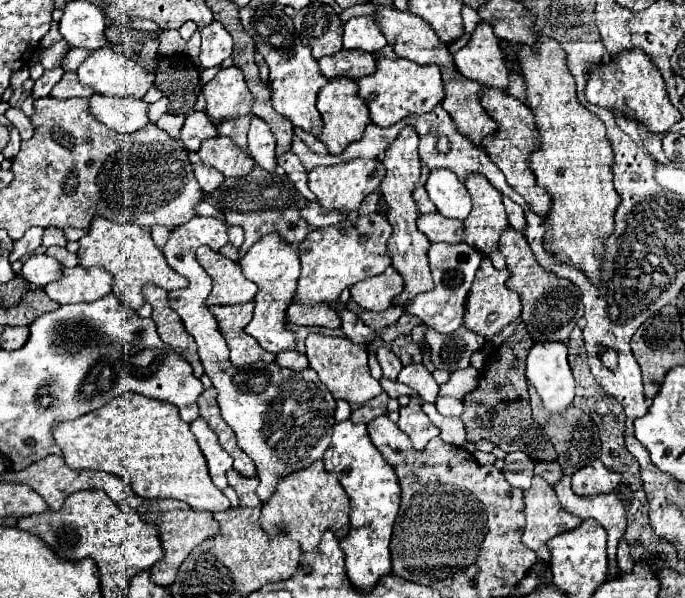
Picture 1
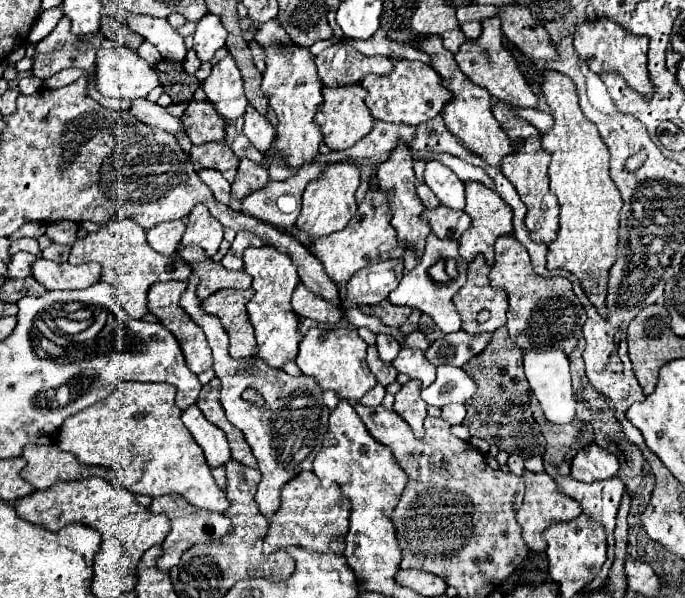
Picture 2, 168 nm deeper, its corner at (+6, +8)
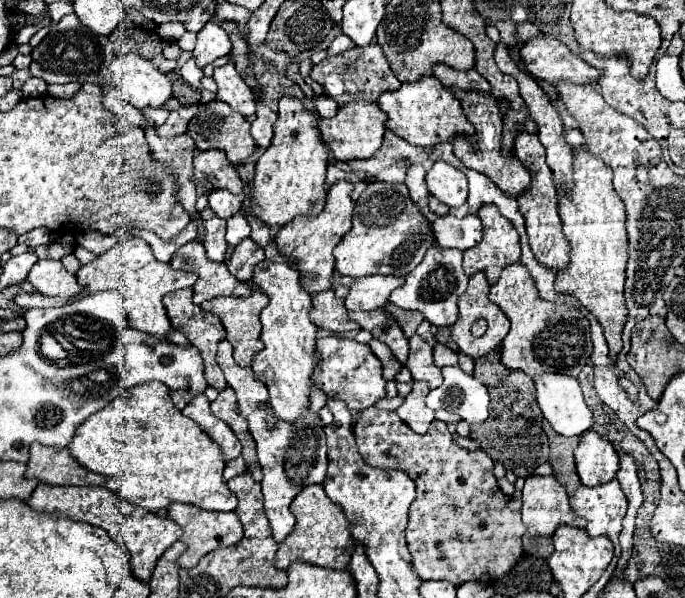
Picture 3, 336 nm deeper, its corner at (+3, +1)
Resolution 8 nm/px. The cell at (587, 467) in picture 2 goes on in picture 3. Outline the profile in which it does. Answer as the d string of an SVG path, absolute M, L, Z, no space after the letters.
M586 431L580 445L574 451L576 469L582 485L596 487L614 479L620 469L620 457L616 449L594 431Z

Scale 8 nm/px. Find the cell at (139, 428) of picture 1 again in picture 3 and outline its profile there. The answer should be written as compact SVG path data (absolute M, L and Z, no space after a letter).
M144 383L144 387L124 389L112 403L108 403L104 409L90 415L76 429L66 449L88 471L94 471L106 477L118 477L124 483L126 499L152 513L166 509L174 501L190 503L208 511L234 511L236 509L238 501L234 493L228 491L222 479L222 471L226 463L220 455L218 445L210 437L206 437L204 431L198 425L194 425L194 421L184 417L174 407L170 389L162 383Z

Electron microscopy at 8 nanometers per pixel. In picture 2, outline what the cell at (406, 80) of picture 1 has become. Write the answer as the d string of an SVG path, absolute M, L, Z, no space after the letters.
M399 60L389 76L365 76L361 86L367 90L367 108L373 118L381 122L403 122L409 126L423 124L441 114L445 104L451 100L451 92L441 86L439 74L431 66L411 60Z

